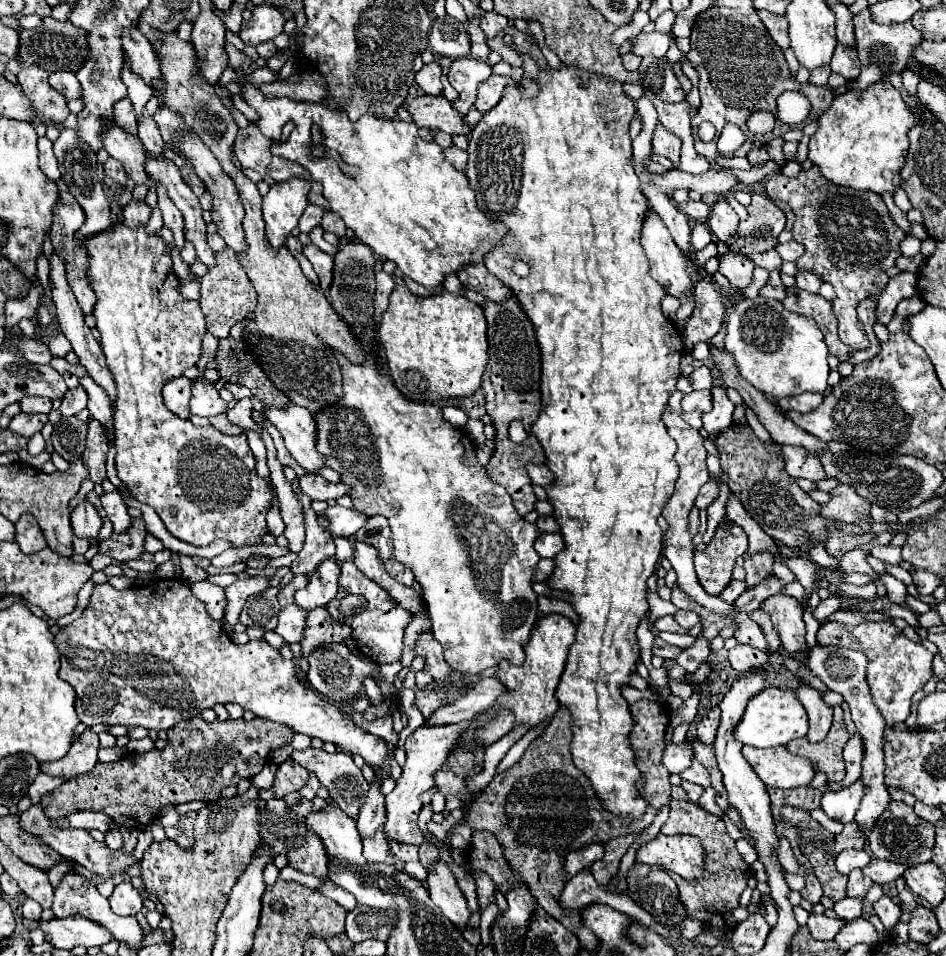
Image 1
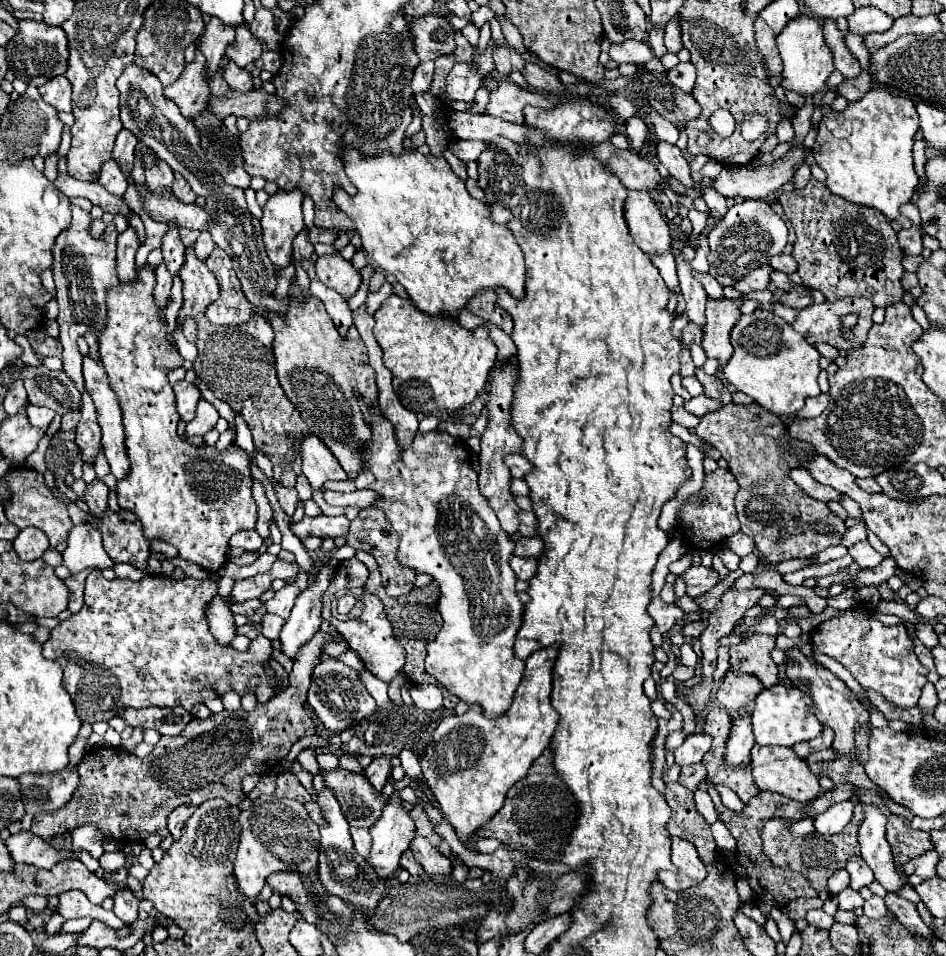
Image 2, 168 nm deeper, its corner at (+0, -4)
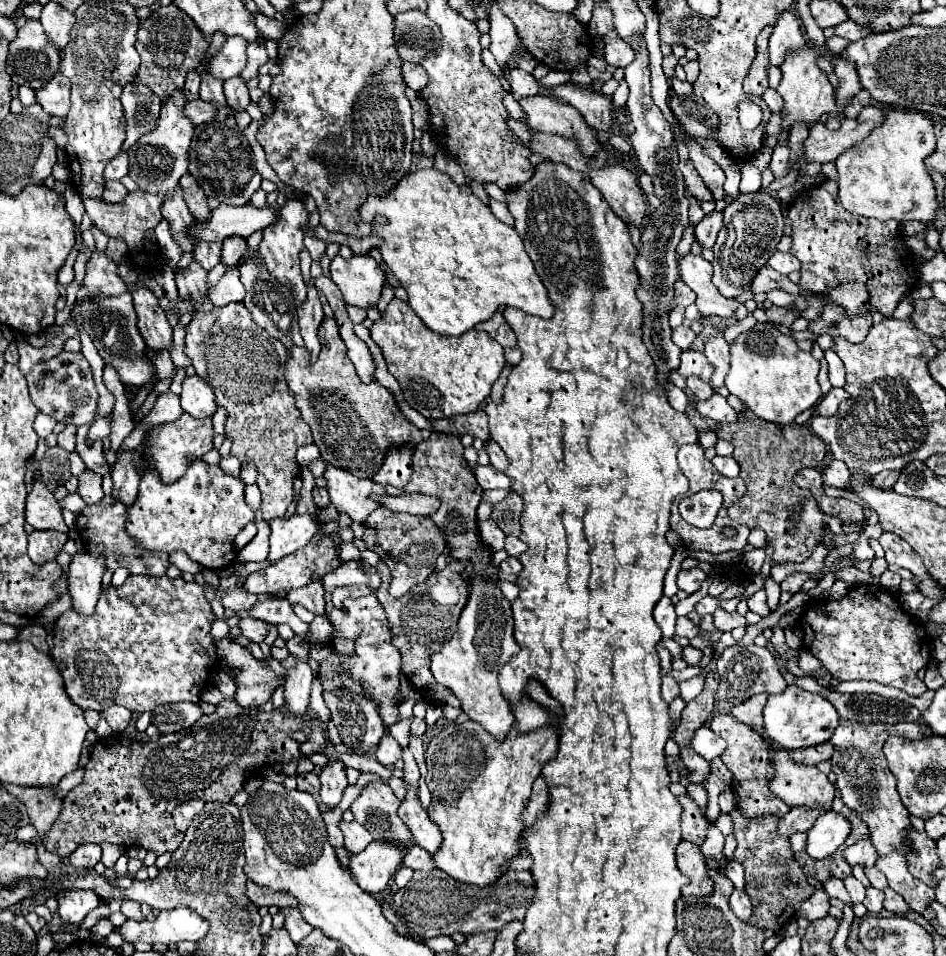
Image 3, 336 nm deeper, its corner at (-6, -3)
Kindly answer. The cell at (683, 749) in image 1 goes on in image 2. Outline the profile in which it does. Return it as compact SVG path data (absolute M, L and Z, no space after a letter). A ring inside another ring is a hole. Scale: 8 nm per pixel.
M695 732L691 736L685 738L685 742L675 748L675 764L689 766L689 764L697 764L701 762L703 754L707 752L707 748L711 748L711 736L707 736L705 732Z

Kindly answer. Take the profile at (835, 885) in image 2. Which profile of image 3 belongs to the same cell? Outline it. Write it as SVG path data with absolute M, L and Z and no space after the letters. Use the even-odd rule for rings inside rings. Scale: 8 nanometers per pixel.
M829 879L829 881L825 881L823 883L823 887L825 887L825 891L827 891L827 895L831 897L831 899L841 899L845 905L849 905L849 893L845 891L845 887L843 887L843 881L841 879Z

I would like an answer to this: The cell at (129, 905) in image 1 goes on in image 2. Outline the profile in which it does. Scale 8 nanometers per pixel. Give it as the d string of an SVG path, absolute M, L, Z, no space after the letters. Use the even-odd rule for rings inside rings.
M121 886L119 892L115 894L115 904L113 904L115 916L119 916L127 924L133 924L137 920L137 906L139 900L133 896L133 892L127 886Z

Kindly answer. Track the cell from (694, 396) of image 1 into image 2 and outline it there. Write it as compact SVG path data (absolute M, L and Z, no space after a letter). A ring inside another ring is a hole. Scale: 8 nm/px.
M707 396L691 398L691 400L685 402L685 410L691 412L691 414L695 414L695 416L699 416L699 418L703 418L705 414L709 414L709 412L713 412L713 410L717 410L717 408L721 408L721 404L719 404L717 400L707 398Z

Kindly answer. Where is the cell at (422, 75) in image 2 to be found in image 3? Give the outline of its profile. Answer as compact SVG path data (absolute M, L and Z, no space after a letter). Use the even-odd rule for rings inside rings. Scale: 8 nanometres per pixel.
M403 63L401 77L403 77L405 85L413 91L421 91L421 87L425 87L425 83L429 81L429 79L425 79L425 71L421 71L421 67L415 63Z

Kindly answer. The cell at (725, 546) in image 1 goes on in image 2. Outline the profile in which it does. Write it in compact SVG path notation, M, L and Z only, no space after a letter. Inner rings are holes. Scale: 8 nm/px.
M699 564L699 566L691 566L689 570L685 570L683 578L687 582L687 594L701 596L701 594L709 592L719 582L719 572Z

